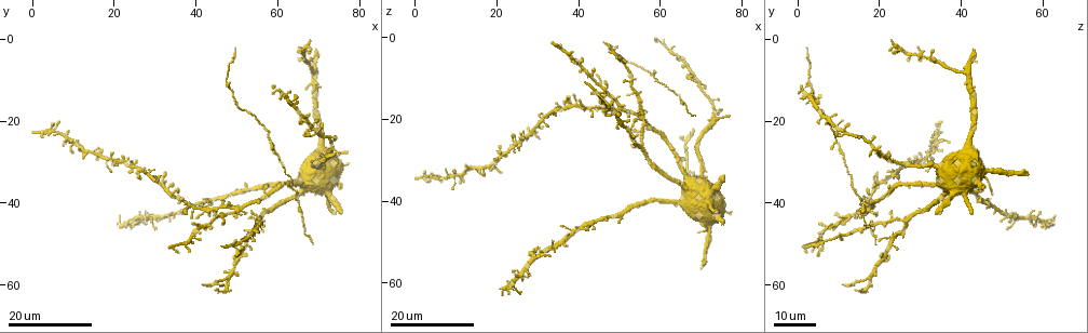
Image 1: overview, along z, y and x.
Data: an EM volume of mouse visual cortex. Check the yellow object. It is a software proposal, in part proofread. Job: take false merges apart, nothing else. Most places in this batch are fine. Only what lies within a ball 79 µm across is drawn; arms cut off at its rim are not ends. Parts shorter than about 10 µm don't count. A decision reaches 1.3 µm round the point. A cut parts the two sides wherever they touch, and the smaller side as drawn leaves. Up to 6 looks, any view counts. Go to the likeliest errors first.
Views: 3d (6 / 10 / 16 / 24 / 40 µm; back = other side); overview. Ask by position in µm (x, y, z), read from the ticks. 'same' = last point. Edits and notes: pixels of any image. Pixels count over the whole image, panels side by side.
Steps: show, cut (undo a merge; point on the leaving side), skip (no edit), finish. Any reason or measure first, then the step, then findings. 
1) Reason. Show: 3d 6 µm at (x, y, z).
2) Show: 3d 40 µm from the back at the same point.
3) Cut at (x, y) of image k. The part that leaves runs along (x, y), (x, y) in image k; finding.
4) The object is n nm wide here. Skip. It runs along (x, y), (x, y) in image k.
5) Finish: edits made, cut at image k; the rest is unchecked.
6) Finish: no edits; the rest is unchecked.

Three arms meet. Show: 3d 16 µm at (50.0, 41.5, 17.0).

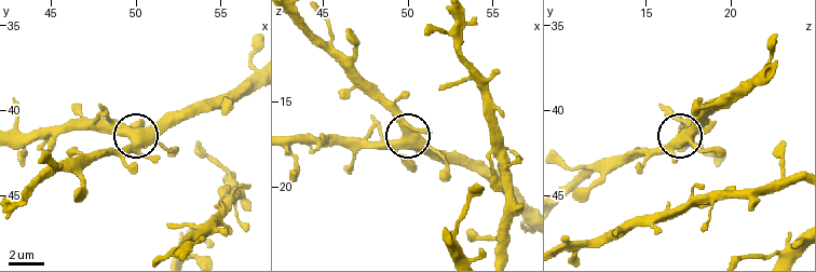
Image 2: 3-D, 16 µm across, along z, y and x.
Show: 3d 6 µm at (49.8, 41.6, 17.1).

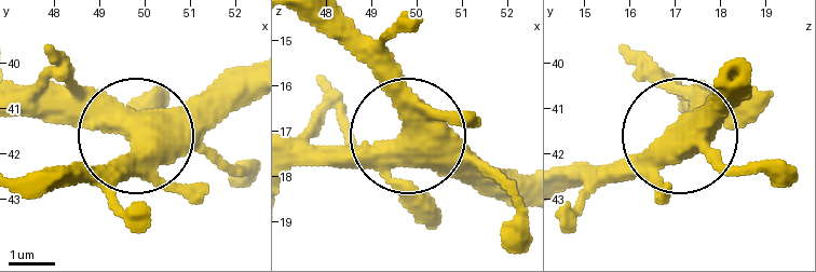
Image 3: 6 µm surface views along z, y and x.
The side arm is 26 µm long; 3 arms meet here. Skip. One cell here.

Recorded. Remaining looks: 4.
Sudden change in width. Show: 3d 16 µm at (66.0, 24.0, 10.0).

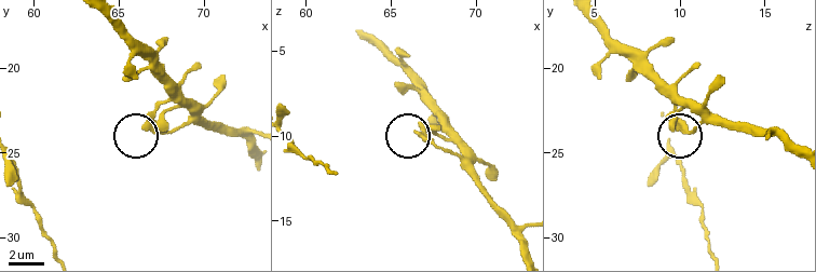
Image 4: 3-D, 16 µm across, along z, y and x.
Show: 3d 10 µm at (66.6, 23.3, 9.9).

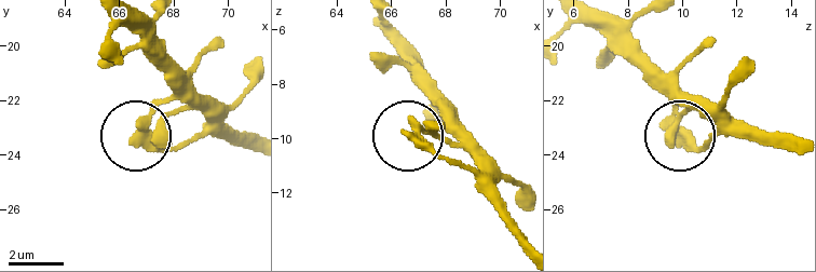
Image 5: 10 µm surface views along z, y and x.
The object is 290 nm wide here. Skip. It runs along (522, 232), (476, 176), (409, 137) in image 5; continuous, no second cell.

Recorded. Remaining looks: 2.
Show: 3d 24 µm at (55.5, 45.0, 26.5).

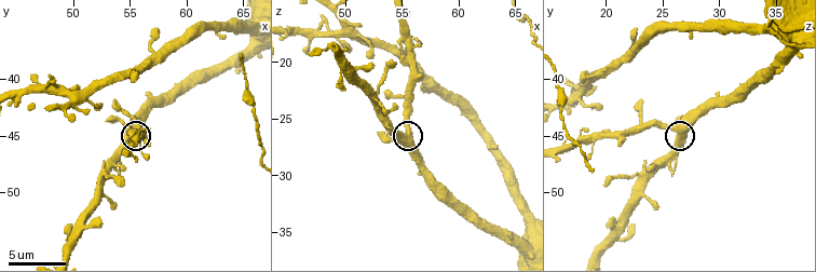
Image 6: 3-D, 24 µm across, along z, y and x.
Show: 3d 6 µm at (55.6, 44.6, 26.2).

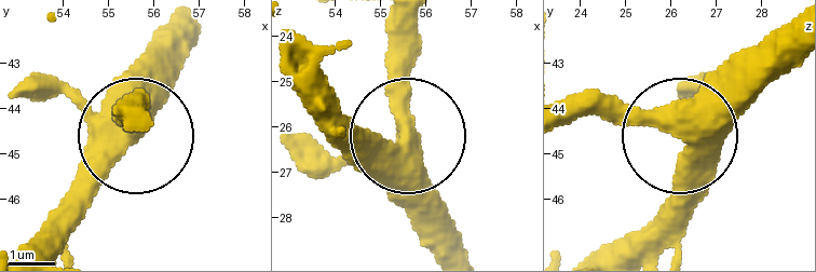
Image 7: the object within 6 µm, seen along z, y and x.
Skip. It runs along (191, 52), (122, 157), (56, 222) in image 7; one cell here.

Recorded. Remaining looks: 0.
Finish: no edits; the rest is unchecked.

